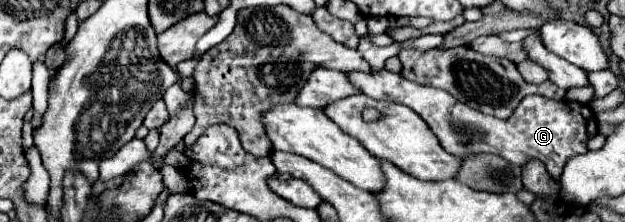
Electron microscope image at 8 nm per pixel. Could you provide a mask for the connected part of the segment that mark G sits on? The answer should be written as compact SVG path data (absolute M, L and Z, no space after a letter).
M370 16L368 22L368 34L360 38L358 52L362 58L370 64L370 72L348 72L350 84L356 84L360 92L374 100L388 100L398 102L408 108L412 108L438 136L442 148L454 156L466 156L474 152L490 152L498 154L512 164L522 166L528 158L538 158L546 164L550 176L558 180L562 174L562 168L570 156L588 152L586 142L598 132L598 122L592 110L588 110L586 104L580 102L566 102L566 100L550 100L544 96L526 96L512 116L508 120L498 120L494 116L482 114L472 110L466 104L460 104L456 98L452 98L444 90L436 90L430 86L422 86L416 82L404 80L402 74L388 72L384 68L384 62L388 60L388 48L378 48L372 44L372 36L386 32L388 18L386 16Z

